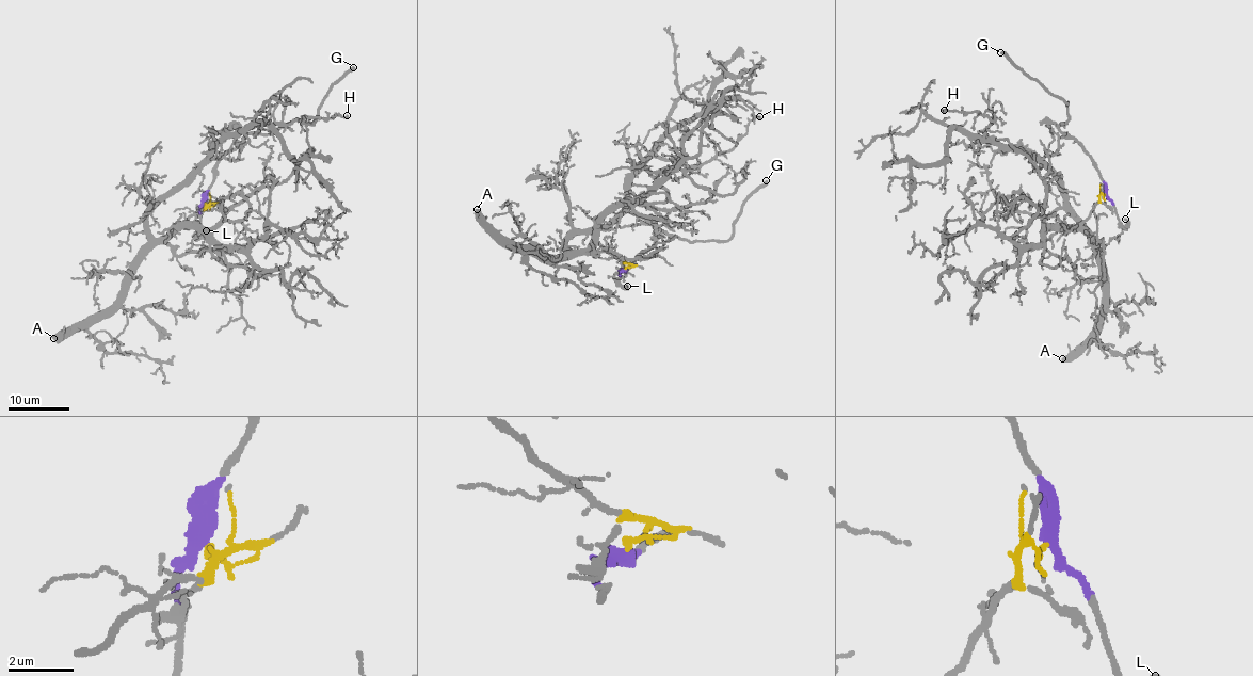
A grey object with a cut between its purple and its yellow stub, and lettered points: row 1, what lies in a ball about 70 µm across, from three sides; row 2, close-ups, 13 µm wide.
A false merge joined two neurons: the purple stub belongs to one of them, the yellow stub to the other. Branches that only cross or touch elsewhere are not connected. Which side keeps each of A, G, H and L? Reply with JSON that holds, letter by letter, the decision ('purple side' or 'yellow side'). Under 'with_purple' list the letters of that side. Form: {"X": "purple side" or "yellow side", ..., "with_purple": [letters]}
{"A": "yellow side", "G": "purple side", "H": "yellow side", "L": "purple side", "with_purple": ["G", "L"]}

